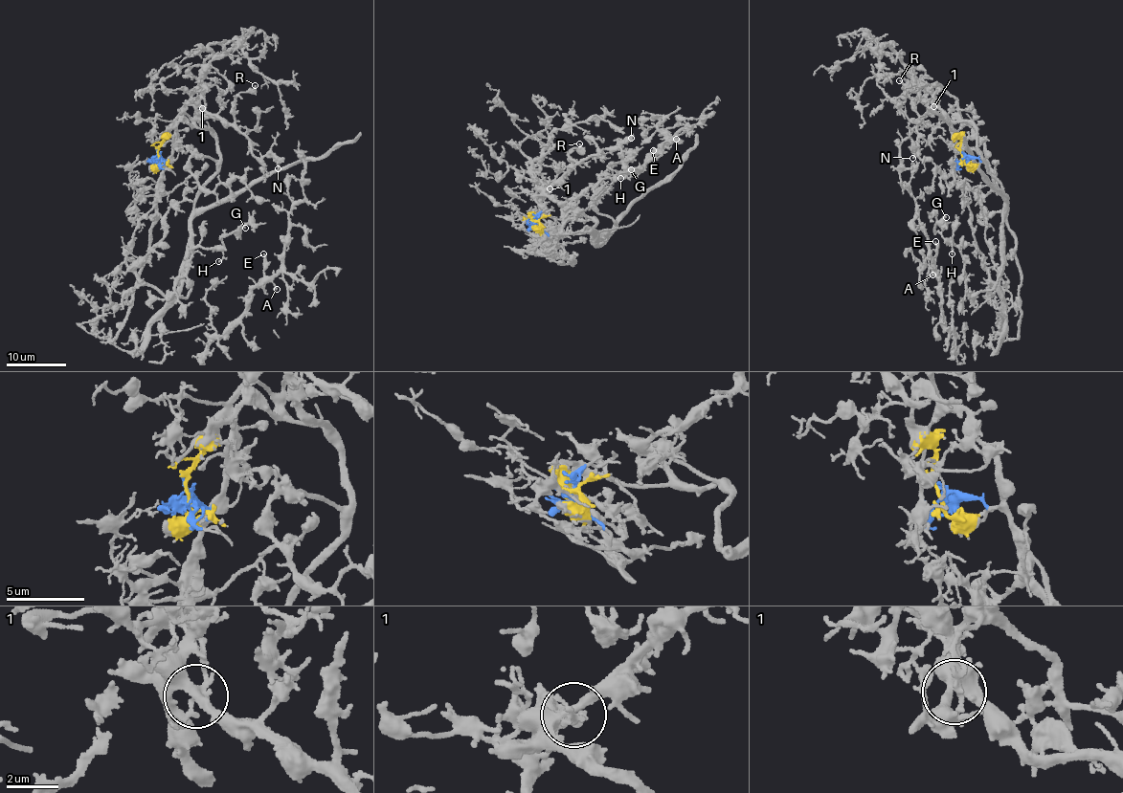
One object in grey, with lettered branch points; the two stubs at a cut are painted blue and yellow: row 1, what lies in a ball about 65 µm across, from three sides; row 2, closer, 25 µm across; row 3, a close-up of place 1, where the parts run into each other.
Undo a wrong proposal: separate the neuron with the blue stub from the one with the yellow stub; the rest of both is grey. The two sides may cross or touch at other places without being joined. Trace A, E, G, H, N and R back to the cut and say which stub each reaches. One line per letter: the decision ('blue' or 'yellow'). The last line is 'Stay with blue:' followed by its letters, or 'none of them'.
A: yellow
E: yellow
G: yellow
H: yellow
N: yellow
R: yellow
Stay with blue: none of them

